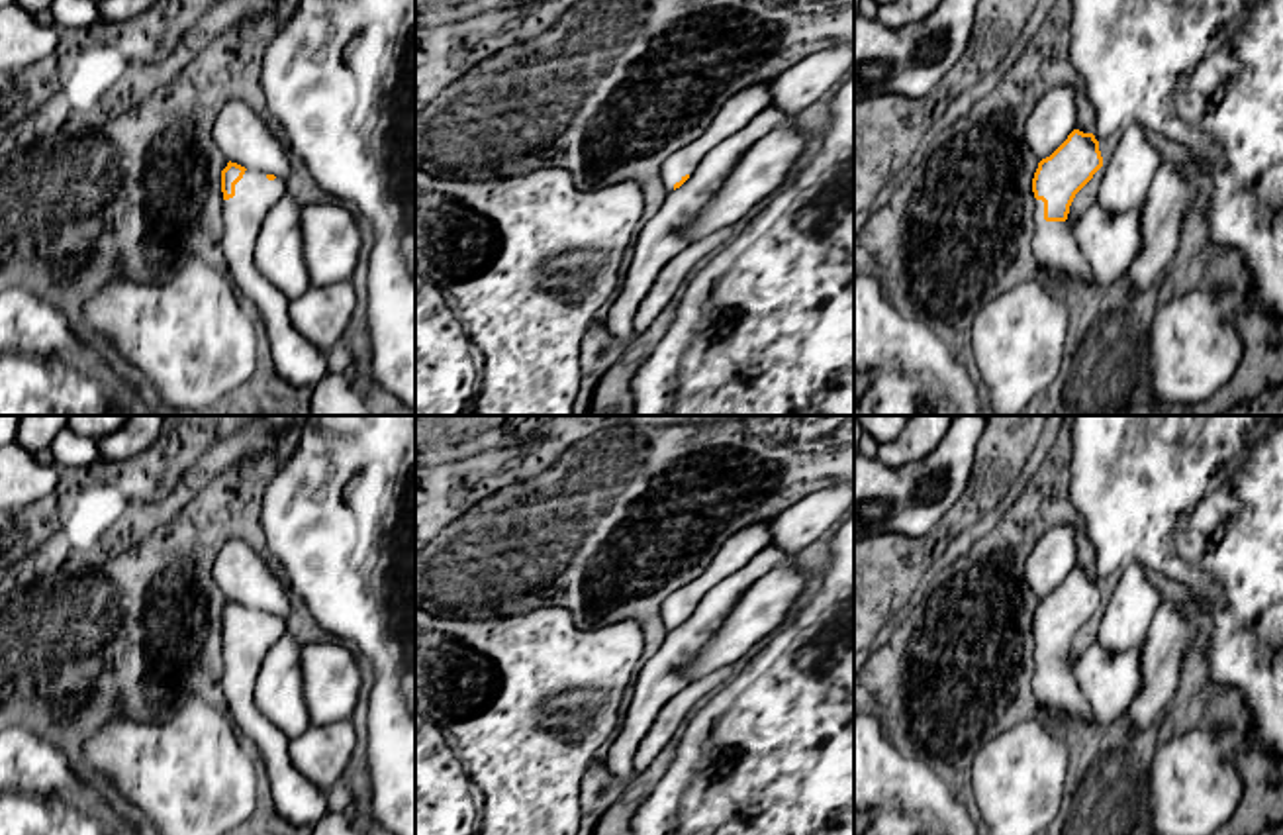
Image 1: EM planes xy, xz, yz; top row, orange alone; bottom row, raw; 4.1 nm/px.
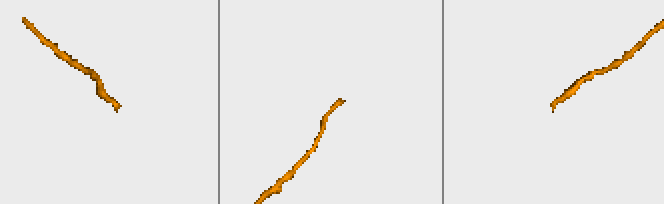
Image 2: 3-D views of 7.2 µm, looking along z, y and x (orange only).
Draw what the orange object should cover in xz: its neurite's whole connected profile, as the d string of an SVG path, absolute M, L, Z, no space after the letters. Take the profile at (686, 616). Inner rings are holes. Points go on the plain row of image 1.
M772 519L754 521L731 535L707 568L674 590L660 606L666 629L680 627L697 608L699 600L721 580L742 568L756 553L770 545Z

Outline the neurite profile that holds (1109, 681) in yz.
M1093 643L1075 657L1069 670L1095 721L1109 727L1142 688L1142 643L1124 653Z

